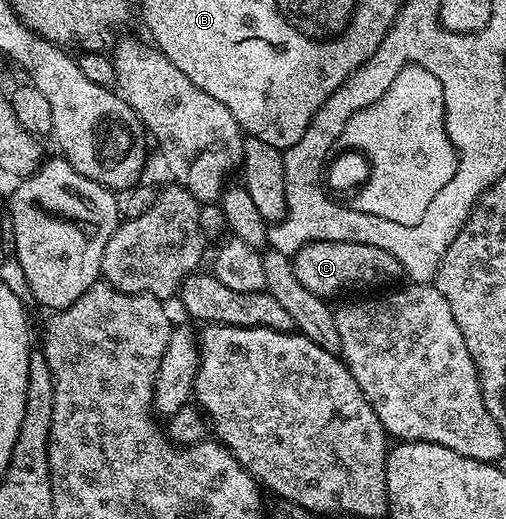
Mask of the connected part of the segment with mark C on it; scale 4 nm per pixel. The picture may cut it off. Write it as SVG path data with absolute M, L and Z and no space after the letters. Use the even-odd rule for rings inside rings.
M313 241L308 242L303 249L293 256L295 274L302 281L305 288L310 289L315 295L324 298L343 290L361 290L367 292L392 285L393 281L404 275L402 265L395 256L383 248L374 245L359 244L349 241ZM387 284L386 286L383 286Z

